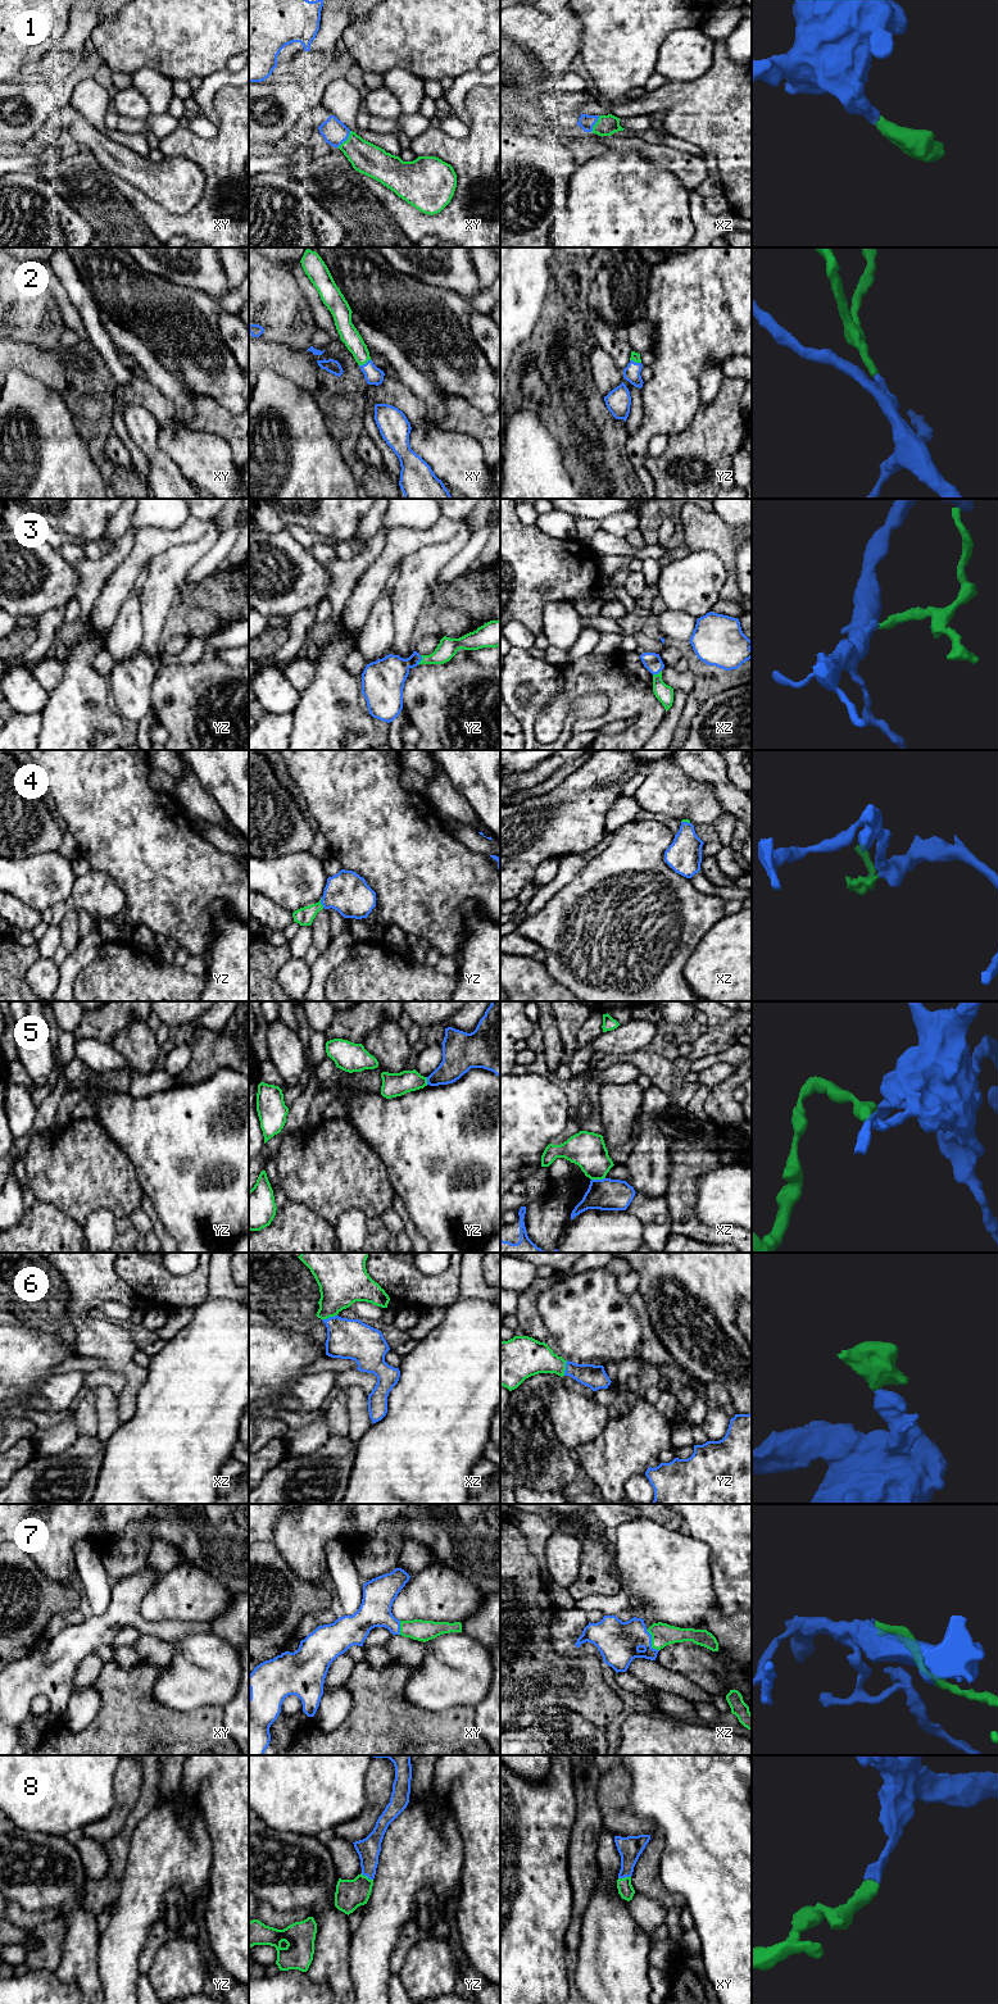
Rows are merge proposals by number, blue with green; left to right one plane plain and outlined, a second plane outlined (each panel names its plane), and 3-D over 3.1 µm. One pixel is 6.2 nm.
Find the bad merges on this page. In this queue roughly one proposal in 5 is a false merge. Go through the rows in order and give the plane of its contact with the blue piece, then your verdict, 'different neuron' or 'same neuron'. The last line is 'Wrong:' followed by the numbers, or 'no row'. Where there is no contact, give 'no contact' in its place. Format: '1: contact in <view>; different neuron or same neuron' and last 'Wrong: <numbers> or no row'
1: contact in xy; same neuron
2: contact in xy; same neuron
3: contact in yz; same neuron
4: contact in yz; same neuron
5: contact in xz; different neuron
6: contact in xz; same neuron
7: contact in xz; same neuron
8: contact in xy; same neuron
Wrong: 5

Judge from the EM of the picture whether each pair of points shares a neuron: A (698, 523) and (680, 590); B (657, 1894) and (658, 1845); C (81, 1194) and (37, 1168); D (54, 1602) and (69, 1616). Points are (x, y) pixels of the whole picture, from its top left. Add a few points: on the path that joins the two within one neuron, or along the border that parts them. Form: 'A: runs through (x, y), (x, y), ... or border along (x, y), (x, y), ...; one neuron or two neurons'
A: border along (692, 550), (712, 550), (721, 559); two neurons
B: runs through (652, 1882), (652, 1857); one neuron
C: runs through (71, 1184), (55, 1168), (48, 1168); one neuron
D: border along (77, 1608), (59, 1613); two neurons

